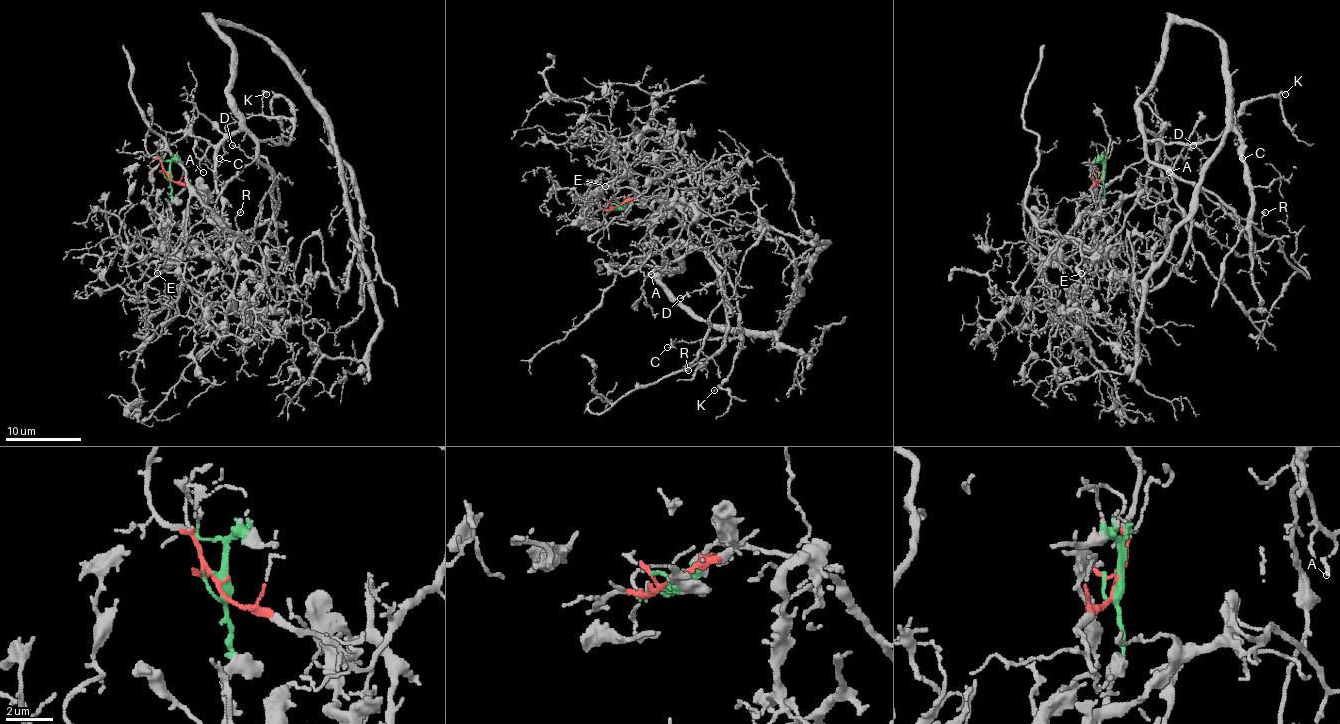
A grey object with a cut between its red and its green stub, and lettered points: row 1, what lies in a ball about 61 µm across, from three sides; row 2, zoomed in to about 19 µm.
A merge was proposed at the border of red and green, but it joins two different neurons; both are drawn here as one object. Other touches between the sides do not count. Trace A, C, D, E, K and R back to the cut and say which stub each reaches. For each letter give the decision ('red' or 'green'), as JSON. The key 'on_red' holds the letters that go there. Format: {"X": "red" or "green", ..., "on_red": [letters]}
{"A": "red", "C": "red", "D": "red", "E": "green", "K": "red", "R": "red", "on_red": ["A", "C", "D", "K", "R"]}

